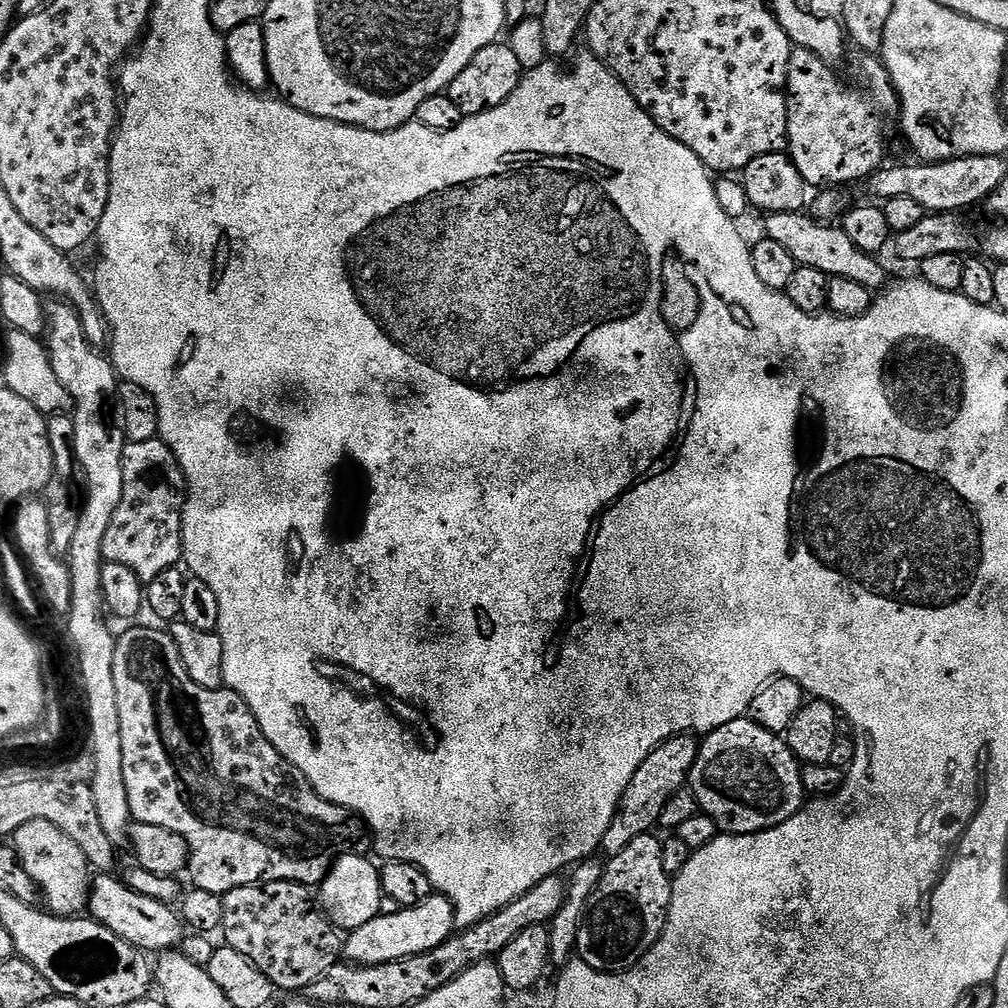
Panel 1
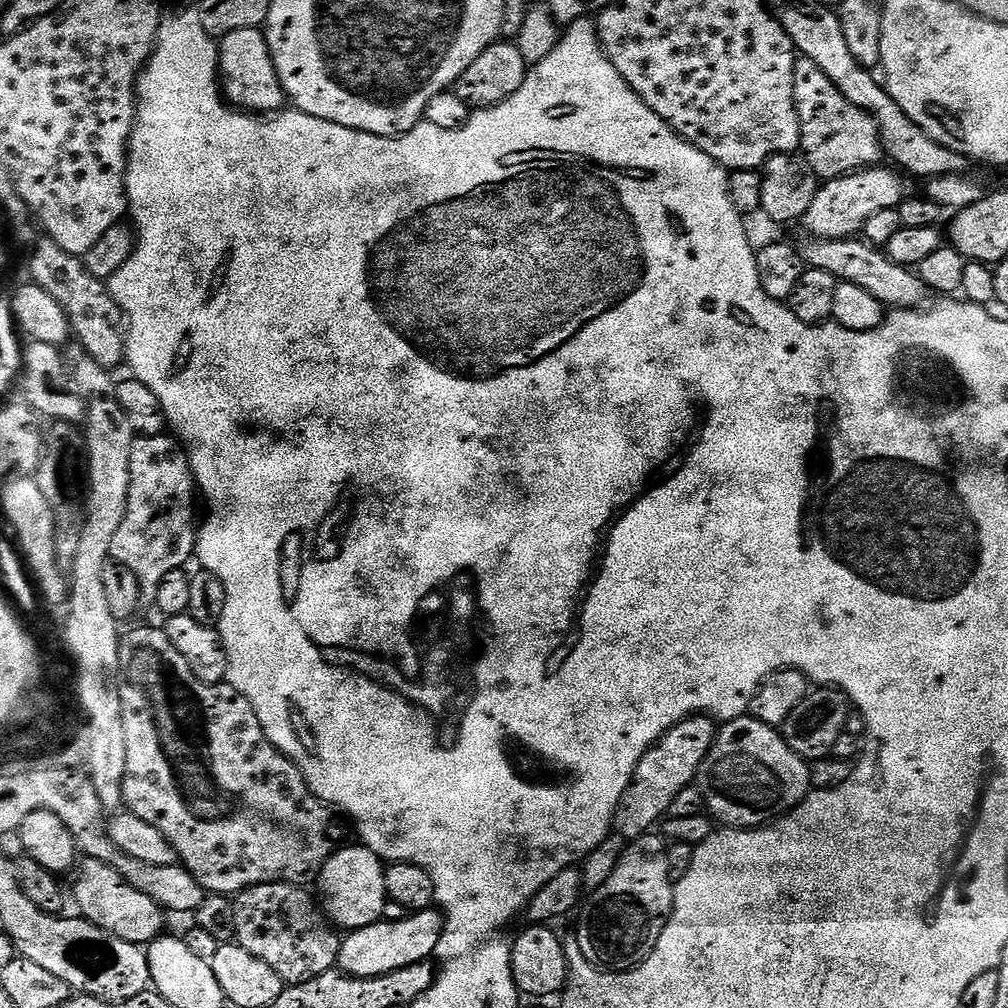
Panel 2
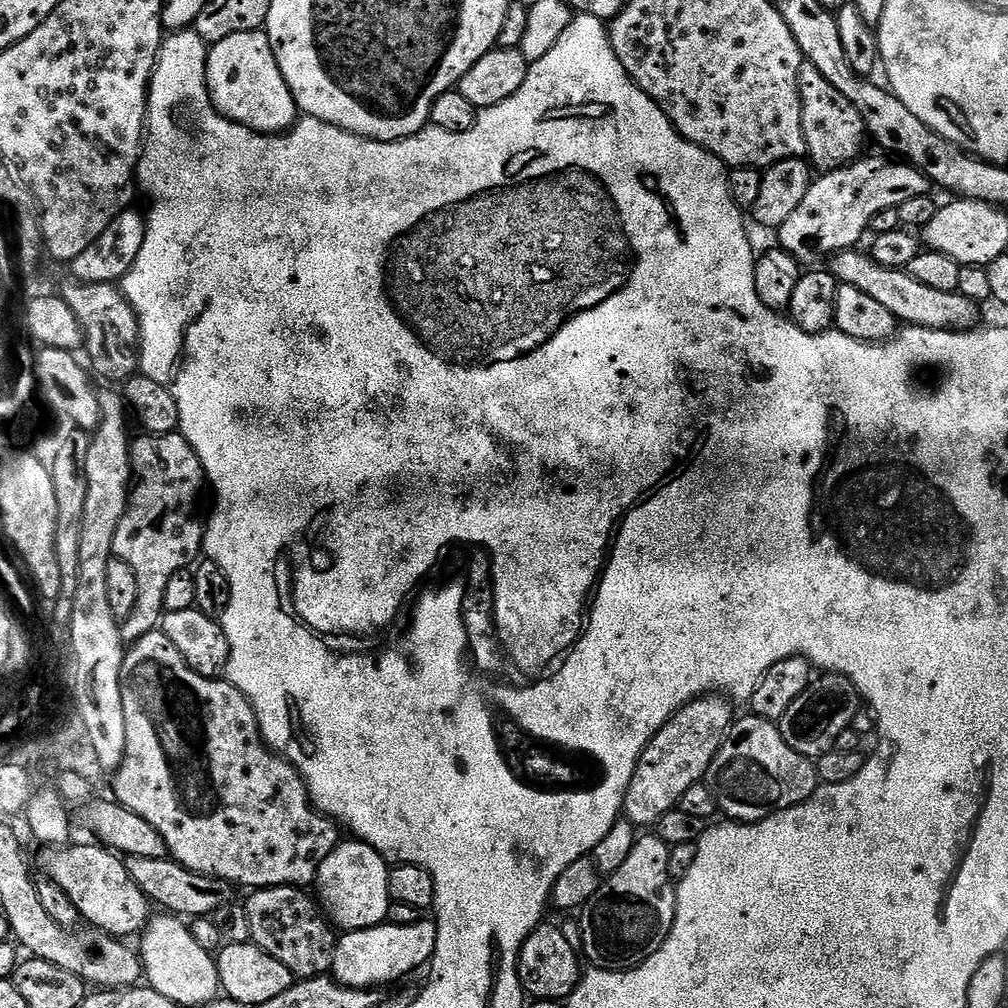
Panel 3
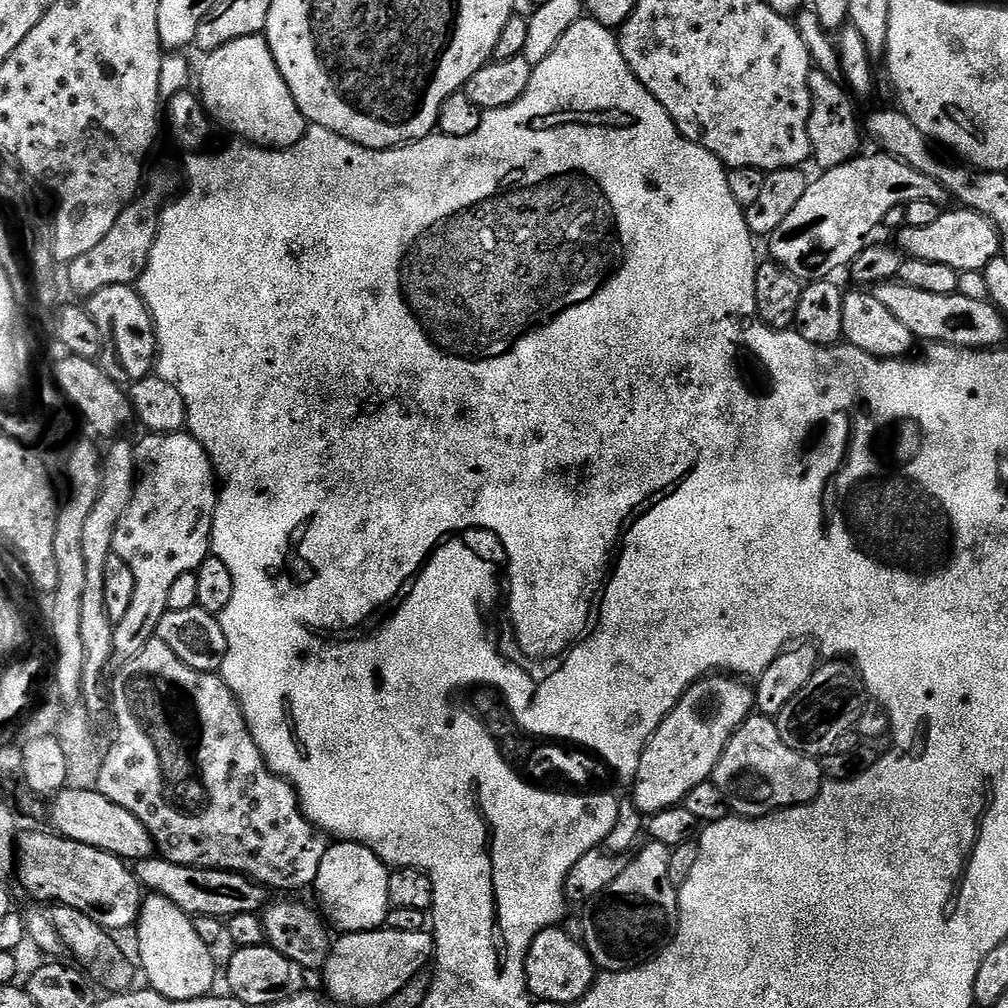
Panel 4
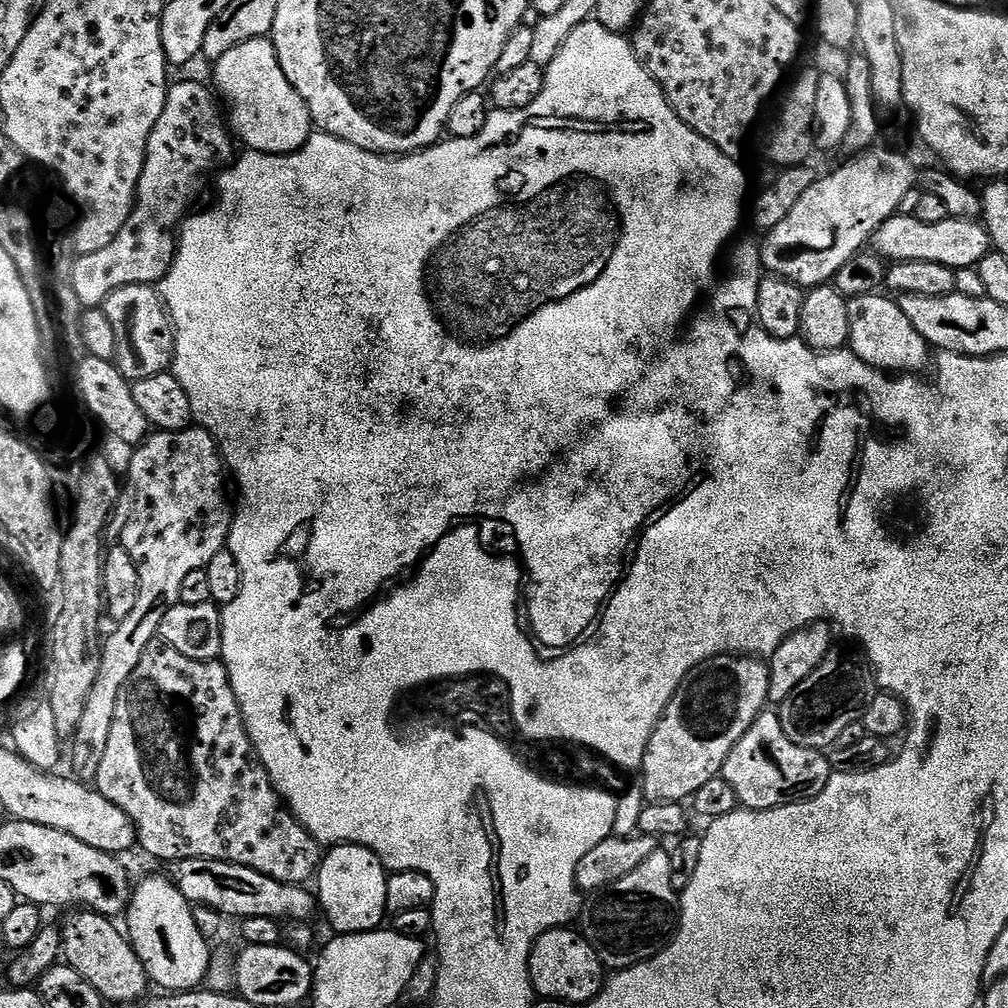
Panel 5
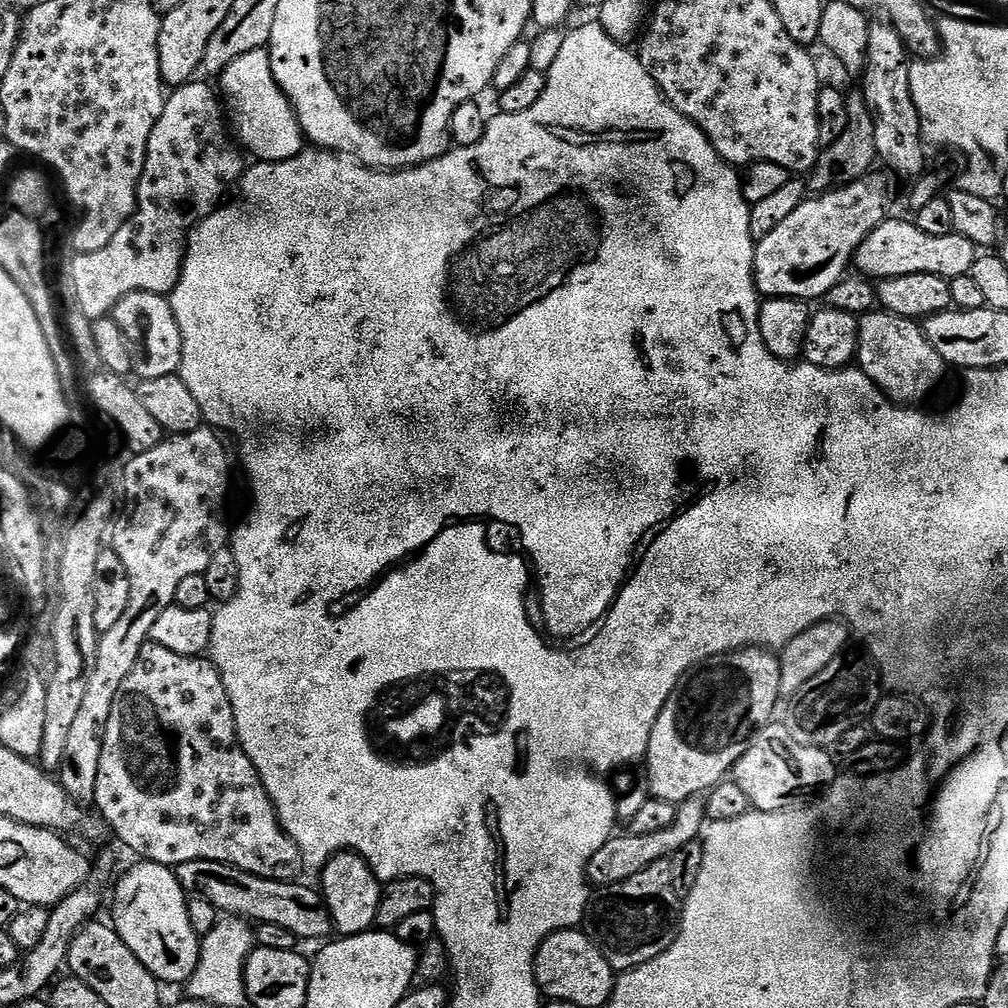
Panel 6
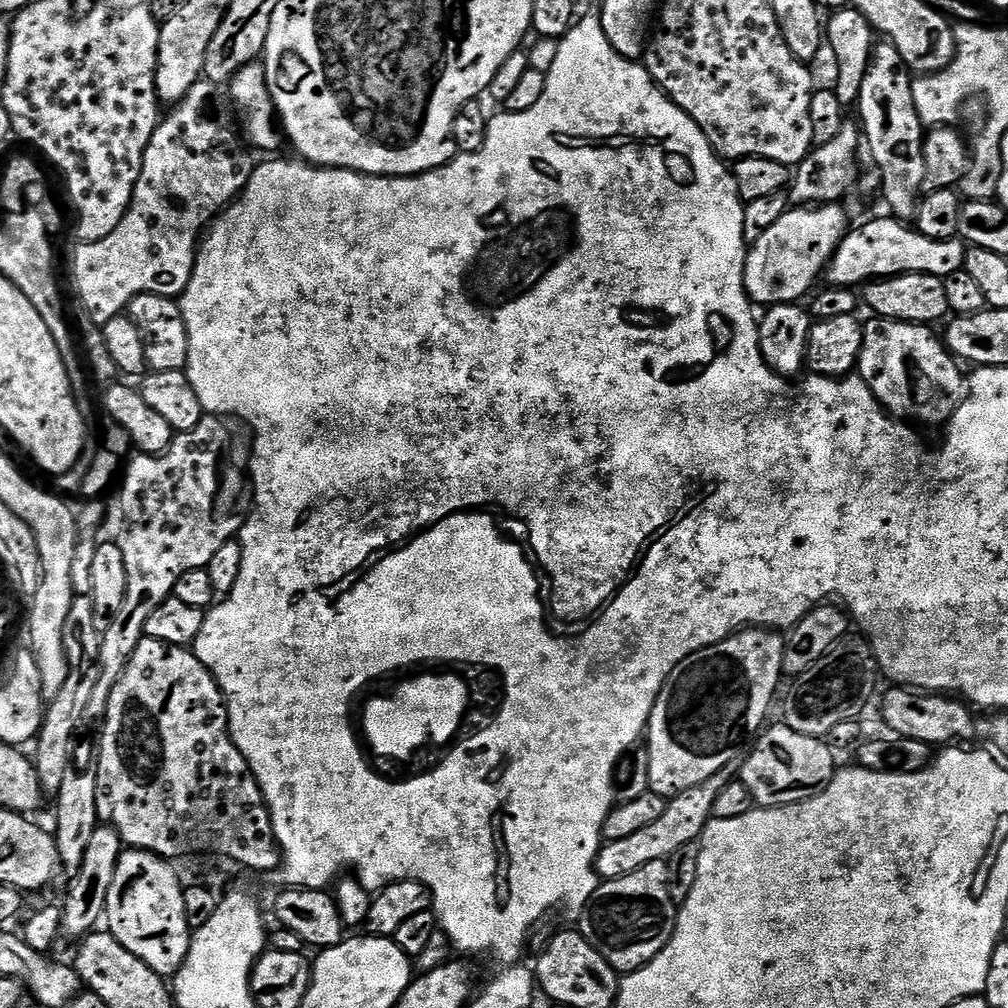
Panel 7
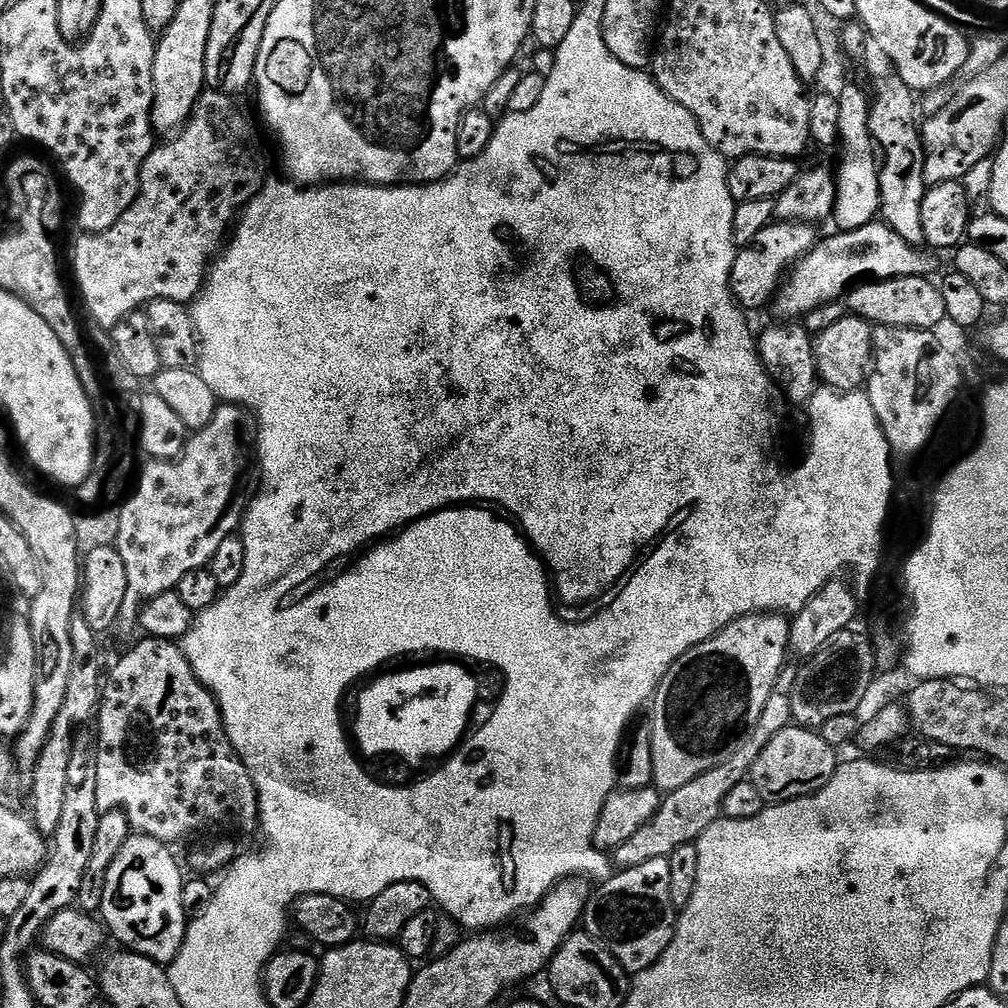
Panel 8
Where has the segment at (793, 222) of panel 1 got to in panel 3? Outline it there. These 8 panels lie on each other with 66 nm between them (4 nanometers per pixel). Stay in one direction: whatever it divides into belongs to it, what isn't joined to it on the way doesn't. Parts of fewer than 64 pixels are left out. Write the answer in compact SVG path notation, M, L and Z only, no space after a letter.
M849 250L837 252L830 260L830 271L840 284L849 284L862 294L870 294L879 304L886 306L890 314L896 316L901 325L914 328L929 328L943 332L970 332L977 327L976 320L982 312L981 305L975 304L970 298L961 296L959 292L943 292L930 286L922 286L907 271L898 268L880 268L878 262L872 260L867 251Z

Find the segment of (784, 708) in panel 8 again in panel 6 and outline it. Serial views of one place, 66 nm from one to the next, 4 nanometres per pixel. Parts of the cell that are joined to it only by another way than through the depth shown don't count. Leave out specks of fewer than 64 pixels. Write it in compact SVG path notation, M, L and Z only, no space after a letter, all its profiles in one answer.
M703 799L685 800L677 807L676 817L671 826L666 830L658 830L658 834L638 834L637 836L614 834L606 842L606 846L602 846L602 850L598 850L594 858L590 858L586 879L589 885L597 889L609 888L618 882L626 882L626 878L634 878L634 874L642 874L642 870L646 870L654 862L671 858L675 852L682 850L682 846L700 840L705 827Z

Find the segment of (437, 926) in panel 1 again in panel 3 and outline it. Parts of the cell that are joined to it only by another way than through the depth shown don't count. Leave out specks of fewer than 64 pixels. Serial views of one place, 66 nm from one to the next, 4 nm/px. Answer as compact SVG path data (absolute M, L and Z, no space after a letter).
M383 922L374 928L345 931L337 939L331 975L335 976L339 984L345 984L348 988L380 990L383 989L383 984L396 984L415 968L420 968L423 964L425 967L435 952L435 923L394 925Z

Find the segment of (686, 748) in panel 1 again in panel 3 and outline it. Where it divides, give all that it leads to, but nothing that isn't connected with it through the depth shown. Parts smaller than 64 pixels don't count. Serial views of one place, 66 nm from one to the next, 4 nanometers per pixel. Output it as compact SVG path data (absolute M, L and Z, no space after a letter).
M709 694L692 700L658 730L652 741L644 747L636 764L634 778L624 795L623 815L637 829L644 830L647 824L659 825L666 813L679 805L682 794L690 786L701 783L708 775L710 762L718 754L724 736L734 723L733 705L719 694Z

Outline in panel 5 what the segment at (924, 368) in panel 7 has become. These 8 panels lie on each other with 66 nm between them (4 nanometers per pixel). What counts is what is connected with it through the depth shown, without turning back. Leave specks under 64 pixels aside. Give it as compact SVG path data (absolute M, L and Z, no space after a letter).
M873 294L854 298L848 301L850 310L850 334L847 347L859 360L874 366L880 372L889 374L920 374L928 364L930 345L914 325L910 318L902 314L899 303L895 299L883 300L883 295Z

